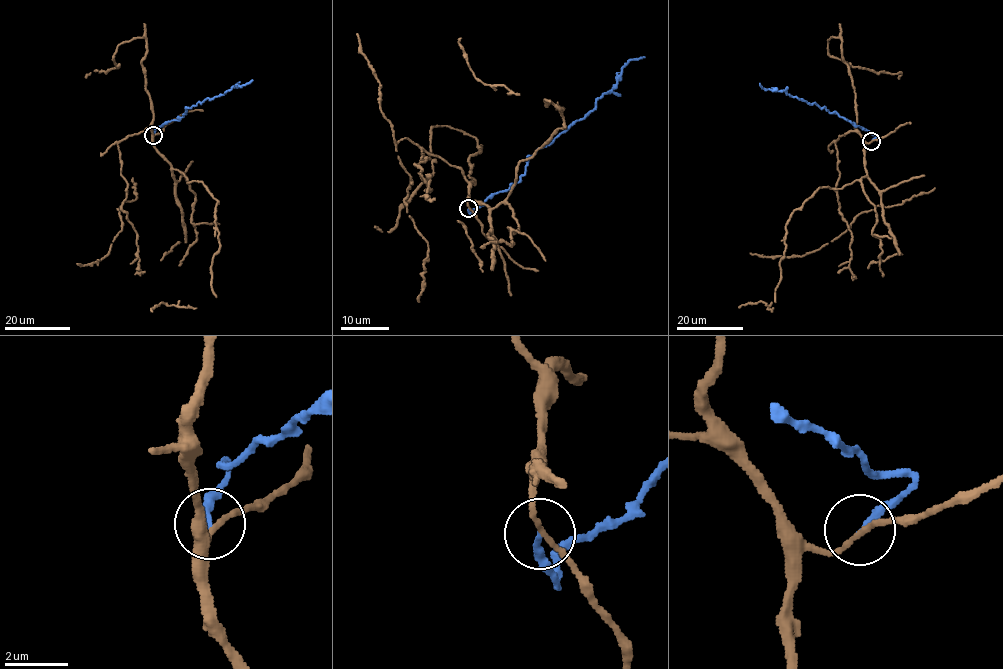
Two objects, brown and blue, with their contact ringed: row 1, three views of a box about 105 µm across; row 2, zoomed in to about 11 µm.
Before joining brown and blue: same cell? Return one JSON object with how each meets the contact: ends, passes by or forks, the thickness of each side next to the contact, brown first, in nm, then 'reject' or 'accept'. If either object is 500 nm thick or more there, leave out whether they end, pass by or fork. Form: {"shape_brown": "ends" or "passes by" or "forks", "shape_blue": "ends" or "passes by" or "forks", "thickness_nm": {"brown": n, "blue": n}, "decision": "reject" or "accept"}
{"shape_brown": "passes by", "shape_blue": "ends", "thickness_nm": {"brown": 150, "blue": 200}, "decision": "reject"}

